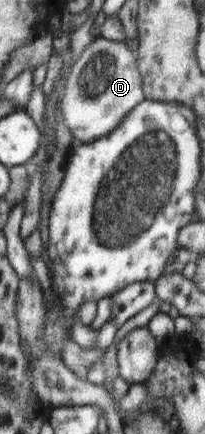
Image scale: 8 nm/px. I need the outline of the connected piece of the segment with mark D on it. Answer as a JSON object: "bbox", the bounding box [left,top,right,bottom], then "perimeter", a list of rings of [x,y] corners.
{"bbox":[58,37,146,143],"perimeter":[[[102,37],[93,39],[70,67],[58,111],[62,123],[68,127],[74,143],[90,143],[113,131],[126,115],[141,101],[146,101],[142,86],[142,70],[138,69],[138,49],[130,49],[125,41],[112,41]]]}

